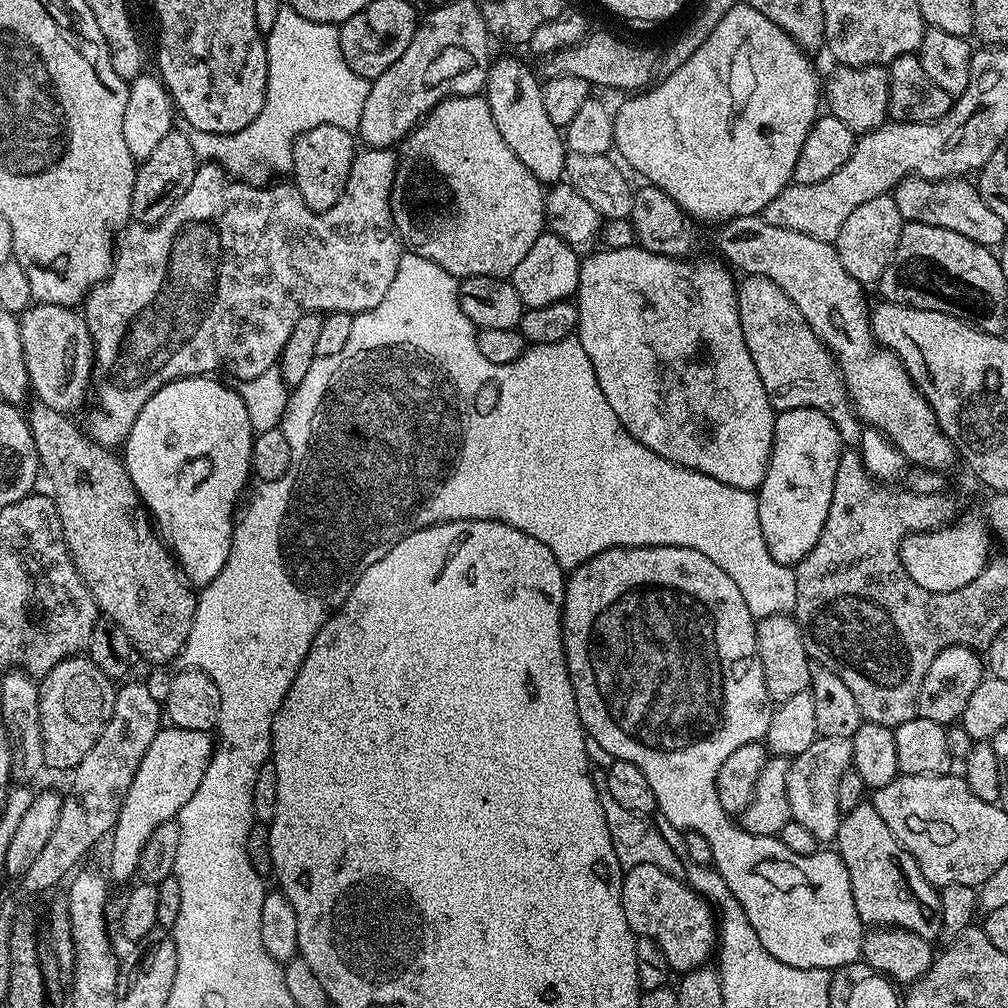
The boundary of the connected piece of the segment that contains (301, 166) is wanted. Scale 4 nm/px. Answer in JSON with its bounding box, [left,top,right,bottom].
[290,126,358,212]

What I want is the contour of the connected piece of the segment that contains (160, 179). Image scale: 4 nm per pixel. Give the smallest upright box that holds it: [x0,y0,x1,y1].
[132,130,198,224]

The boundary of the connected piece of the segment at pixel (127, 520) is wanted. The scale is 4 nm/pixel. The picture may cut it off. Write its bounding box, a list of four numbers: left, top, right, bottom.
[26,402,198,664]

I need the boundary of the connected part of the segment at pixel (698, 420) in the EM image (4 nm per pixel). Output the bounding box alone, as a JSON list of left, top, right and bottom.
[574,246,777,492]

